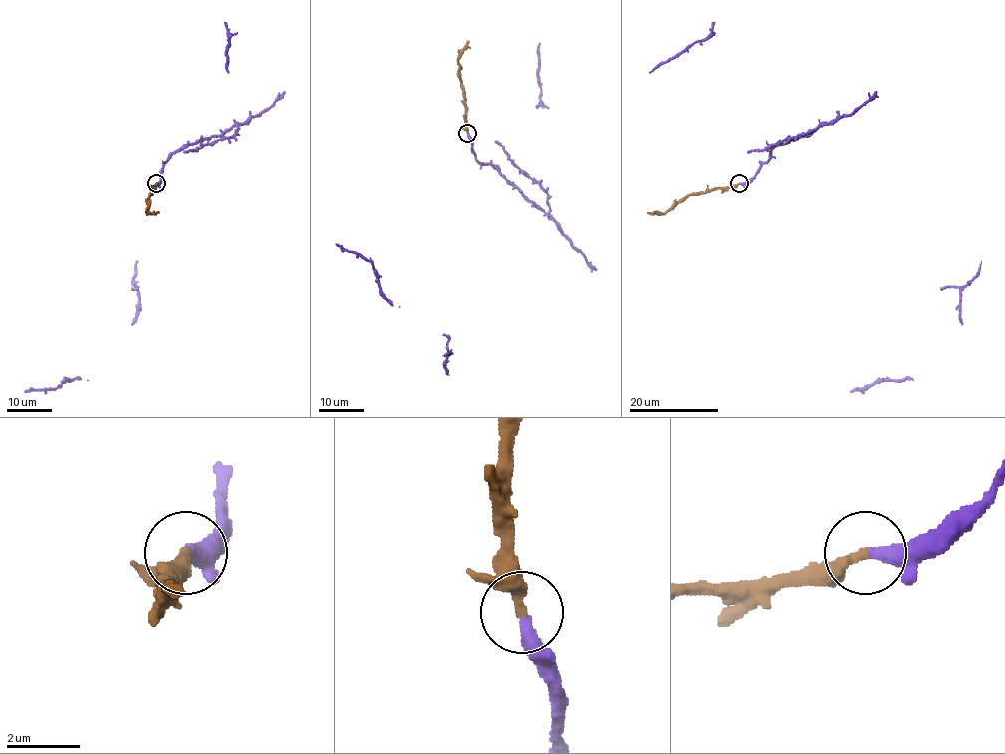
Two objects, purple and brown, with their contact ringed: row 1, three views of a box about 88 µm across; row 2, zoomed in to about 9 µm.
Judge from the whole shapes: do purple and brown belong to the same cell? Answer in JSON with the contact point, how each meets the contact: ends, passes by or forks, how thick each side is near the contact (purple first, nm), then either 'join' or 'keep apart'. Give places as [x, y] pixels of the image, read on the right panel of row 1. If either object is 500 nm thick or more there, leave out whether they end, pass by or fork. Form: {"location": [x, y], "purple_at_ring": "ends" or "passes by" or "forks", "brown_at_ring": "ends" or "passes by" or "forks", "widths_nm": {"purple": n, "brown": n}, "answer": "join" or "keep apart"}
{"location": [739, 183], "purple_at_ring": "ends", "brown_at_ring": "ends", "widths_nm": {"purple": 360, "brown": 340}, "answer": "join"}

